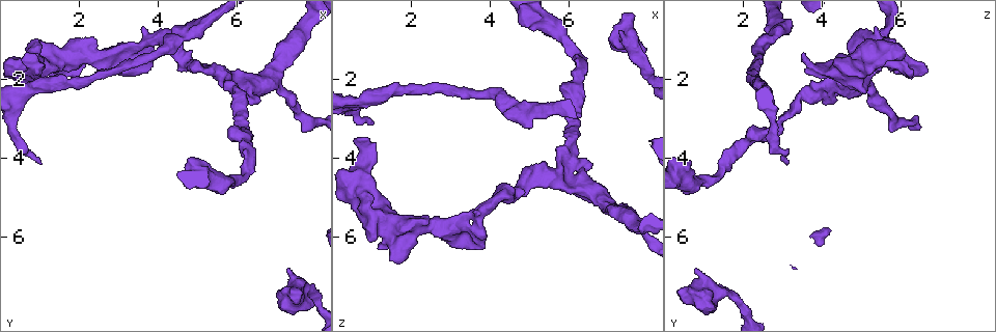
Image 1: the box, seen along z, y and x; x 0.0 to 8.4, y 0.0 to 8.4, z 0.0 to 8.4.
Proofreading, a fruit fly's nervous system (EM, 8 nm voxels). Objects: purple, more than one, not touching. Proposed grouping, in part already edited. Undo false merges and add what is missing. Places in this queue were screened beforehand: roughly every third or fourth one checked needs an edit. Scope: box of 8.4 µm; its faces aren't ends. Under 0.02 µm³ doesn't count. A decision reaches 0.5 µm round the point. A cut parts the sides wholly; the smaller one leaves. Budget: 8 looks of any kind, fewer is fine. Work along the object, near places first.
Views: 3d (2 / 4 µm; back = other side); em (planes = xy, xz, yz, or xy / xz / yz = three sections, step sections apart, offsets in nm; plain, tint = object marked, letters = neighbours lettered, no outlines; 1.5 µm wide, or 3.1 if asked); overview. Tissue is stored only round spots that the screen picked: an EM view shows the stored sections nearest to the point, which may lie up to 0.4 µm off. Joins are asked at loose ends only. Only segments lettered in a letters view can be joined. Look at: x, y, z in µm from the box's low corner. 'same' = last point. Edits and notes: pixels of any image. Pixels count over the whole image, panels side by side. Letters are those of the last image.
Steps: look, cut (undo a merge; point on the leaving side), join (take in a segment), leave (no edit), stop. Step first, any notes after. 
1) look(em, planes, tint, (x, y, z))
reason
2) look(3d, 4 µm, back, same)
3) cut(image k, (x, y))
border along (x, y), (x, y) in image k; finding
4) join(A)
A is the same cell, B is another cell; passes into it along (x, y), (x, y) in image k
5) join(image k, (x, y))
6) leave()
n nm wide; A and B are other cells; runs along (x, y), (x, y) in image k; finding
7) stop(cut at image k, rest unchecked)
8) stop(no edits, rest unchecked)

look(3d, 2 µm, (1.00, 4.20, 3.10))
free end

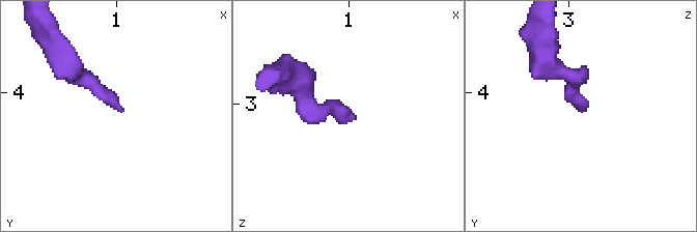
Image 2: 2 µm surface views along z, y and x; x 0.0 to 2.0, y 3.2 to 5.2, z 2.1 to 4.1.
look(em, planes, letters, (1.02, 4.16, 3.14))
shape alone is not enough

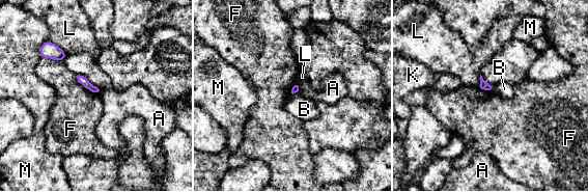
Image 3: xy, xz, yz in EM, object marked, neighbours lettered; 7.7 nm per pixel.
leave()
A, B, F, K, L and M are other cells; border along (75, 76), (84, 87), (98, 92) in image 3; no lettered segment goes on from it

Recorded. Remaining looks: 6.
look(3d, 4 µm, back, (0.90, 1.35, 3.55))
free end

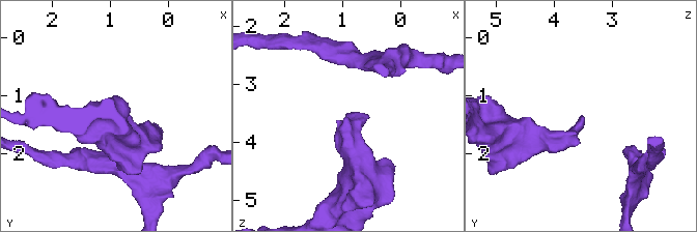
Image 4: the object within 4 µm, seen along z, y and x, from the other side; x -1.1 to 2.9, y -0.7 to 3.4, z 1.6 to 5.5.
look(em, planes, letters, (0.85, 1.35, 3.45))
now the EM

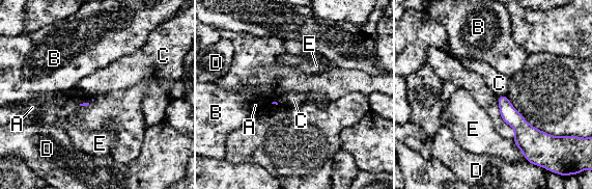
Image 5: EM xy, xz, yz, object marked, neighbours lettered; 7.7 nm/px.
leave()
A, B, C, D and E are other cells; no lettered segment goes on from it

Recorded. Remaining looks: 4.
look(3d, 2 µm, (6.15, 2.90, 3.05))
thin neck

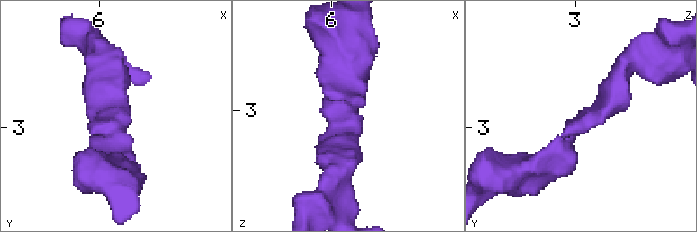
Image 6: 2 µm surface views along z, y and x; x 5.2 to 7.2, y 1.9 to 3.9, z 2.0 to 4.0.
look(em, planes, letters, (6.18, 2.92, 3.12))
arms of 260, 280 nm; shape alone is not enough

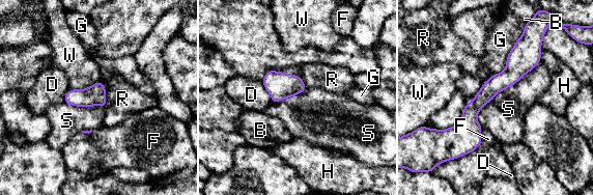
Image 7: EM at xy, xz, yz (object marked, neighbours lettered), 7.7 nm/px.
leave()
S touches over 700 nm; B, D, F, G, H, R, S and W are other cells; border along (540, 59), (478, 112), (480, 124) in image 7; one cell here

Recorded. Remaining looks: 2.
stop(no edits, rest unchecked)

